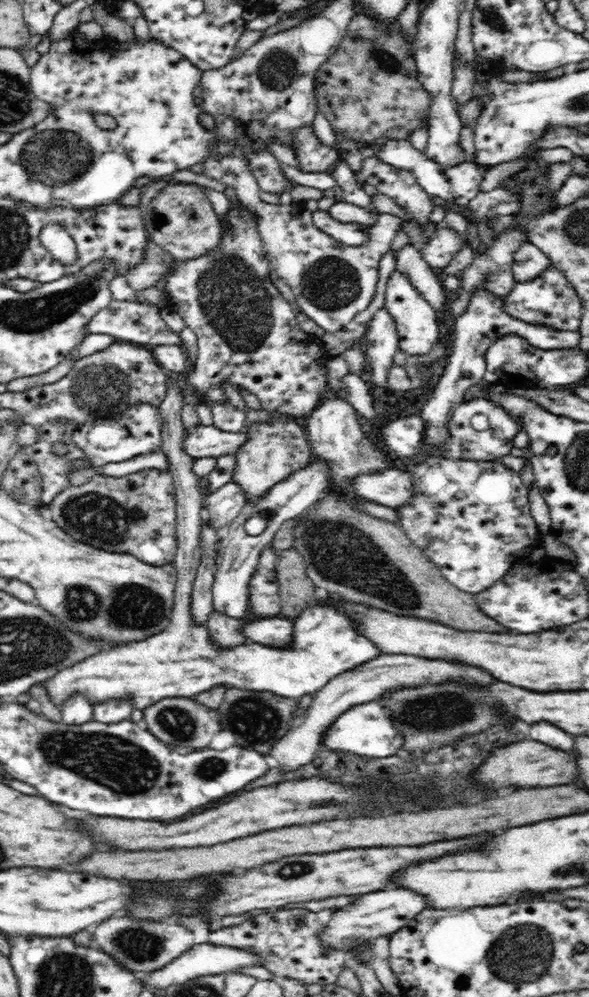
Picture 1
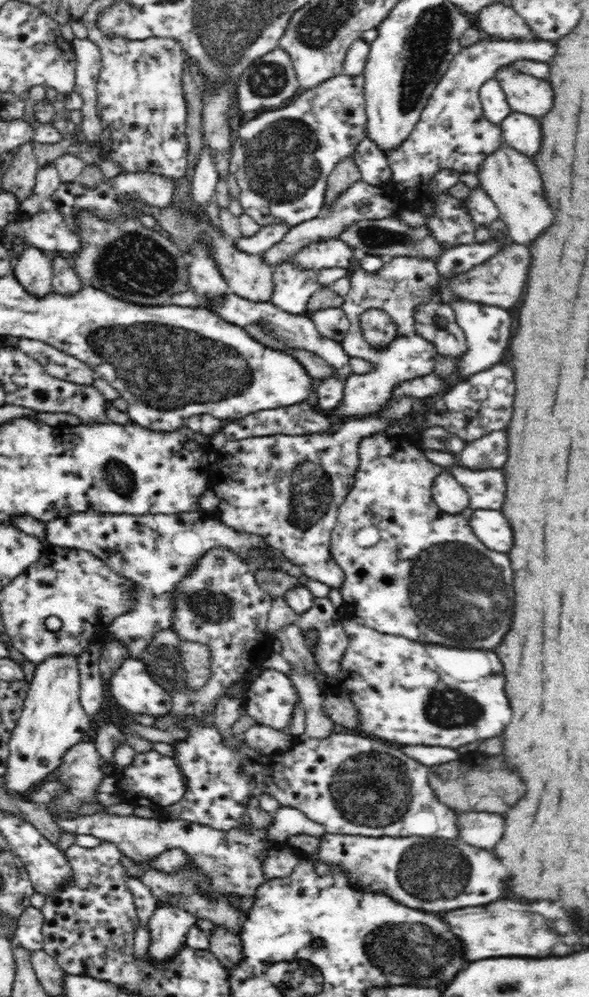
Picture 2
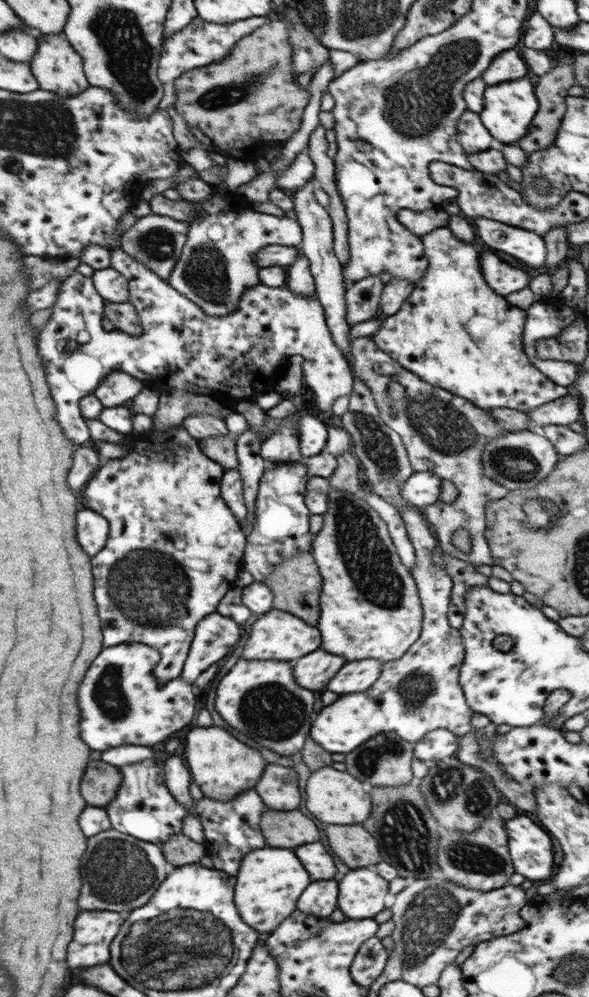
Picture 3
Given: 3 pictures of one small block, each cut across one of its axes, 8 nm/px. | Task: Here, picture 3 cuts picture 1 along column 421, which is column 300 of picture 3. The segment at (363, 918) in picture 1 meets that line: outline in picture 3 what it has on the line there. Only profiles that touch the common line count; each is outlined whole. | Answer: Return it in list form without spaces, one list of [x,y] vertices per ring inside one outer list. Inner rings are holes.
[[[319,880],[311,882],[297,898],[295,909],[313,917],[329,917],[336,910],[337,882]]]

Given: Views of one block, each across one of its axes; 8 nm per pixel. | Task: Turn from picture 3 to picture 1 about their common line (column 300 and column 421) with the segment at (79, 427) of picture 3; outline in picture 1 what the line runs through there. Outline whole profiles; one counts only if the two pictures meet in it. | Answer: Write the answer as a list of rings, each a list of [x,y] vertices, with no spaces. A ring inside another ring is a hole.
[[[397,268],[394,269],[388,278],[383,306],[395,318],[399,336],[399,348],[409,356],[424,356],[429,354],[434,345],[437,344],[438,338],[440,338],[436,313],[434,313],[434,309],[430,307],[428,301],[422,298],[422,295],[408,280],[408,277],[404,273],[399,272]]]

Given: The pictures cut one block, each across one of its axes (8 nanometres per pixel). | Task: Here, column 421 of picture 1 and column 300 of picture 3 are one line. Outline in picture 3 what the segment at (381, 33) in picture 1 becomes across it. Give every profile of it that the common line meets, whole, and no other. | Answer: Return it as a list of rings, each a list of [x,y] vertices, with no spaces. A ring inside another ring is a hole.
[[[270,21],[268,24],[263,24],[256,28],[251,34],[244,36],[243,39],[237,40],[232,50],[228,52],[225,59],[219,60],[216,63],[208,64],[207,67],[193,68],[191,71],[185,71],[179,79],[175,80],[175,104],[173,108],[184,119],[187,126],[195,126],[211,140],[211,143],[217,145],[219,149],[225,150],[231,155],[231,158],[243,159],[245,152],[251,148],[258,148],[262,143],[270,140],[271,142],[285,142],[291,134],[299,128],[301,122],[301,112],[307,106],[309,100],[309,92],[305,87],[301,87],[295,80],[295,75],[291,71],[291,43],[287,36],[287,27],[283,21]]]

